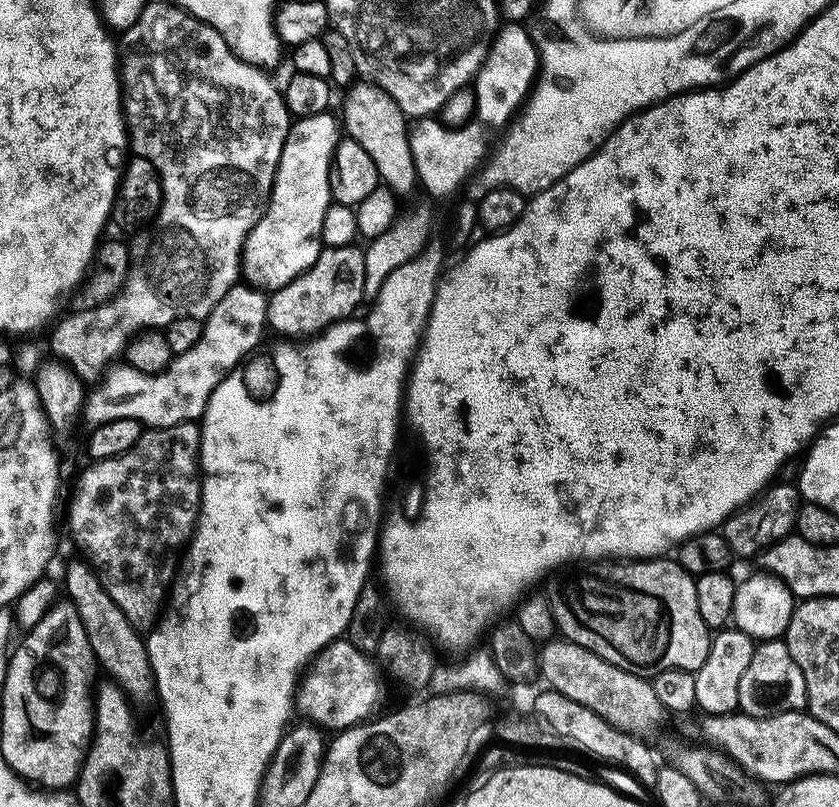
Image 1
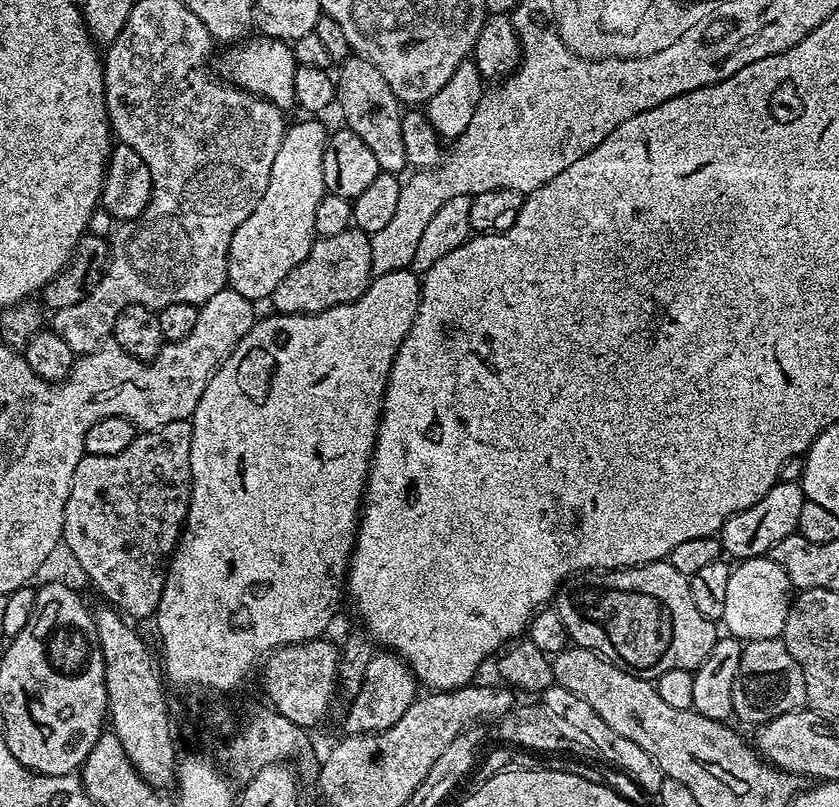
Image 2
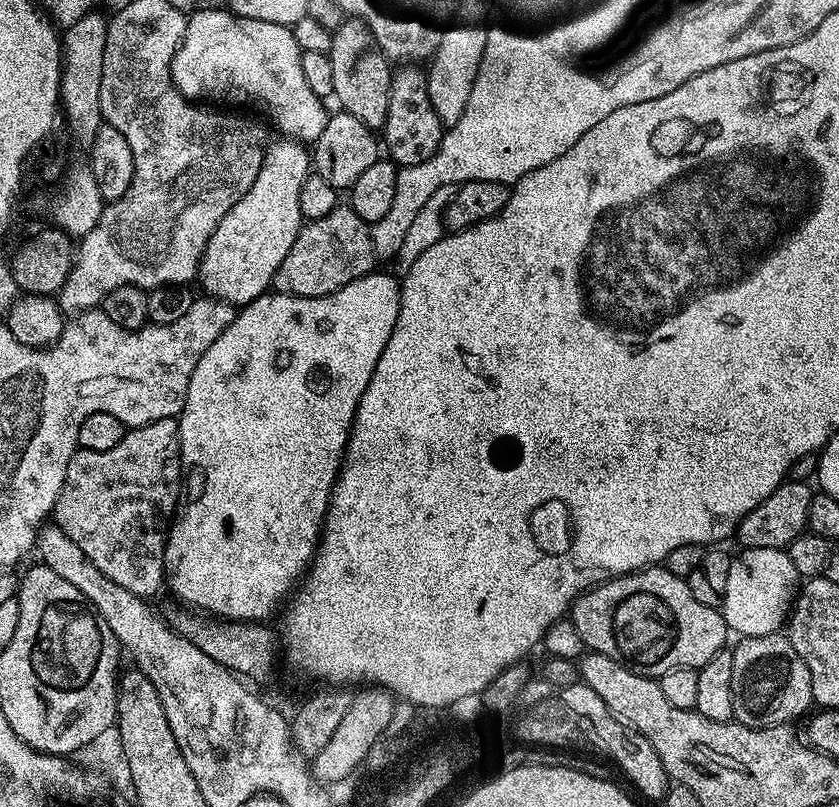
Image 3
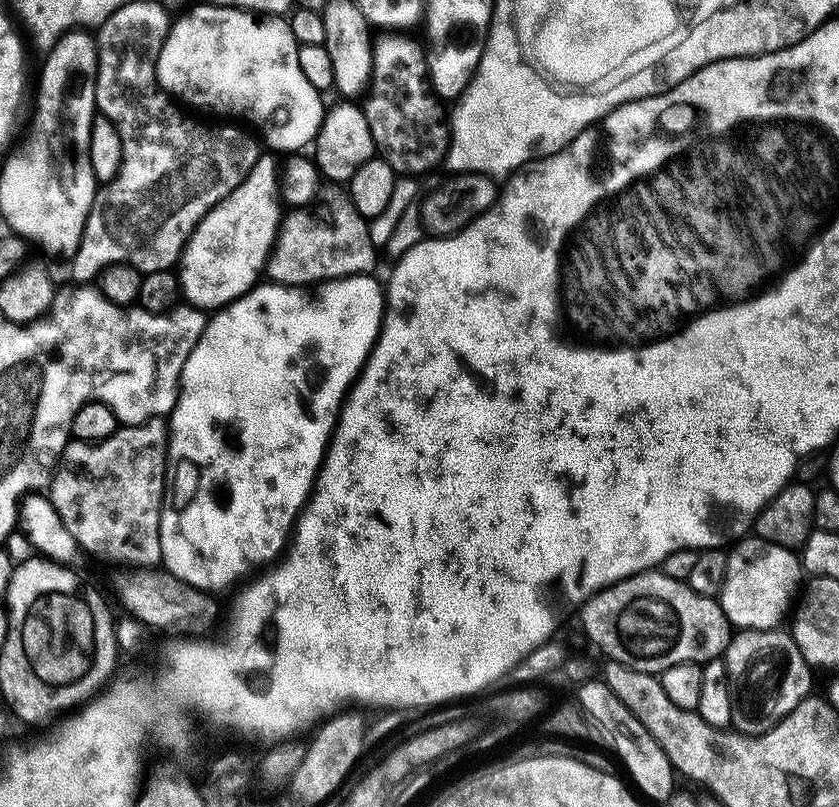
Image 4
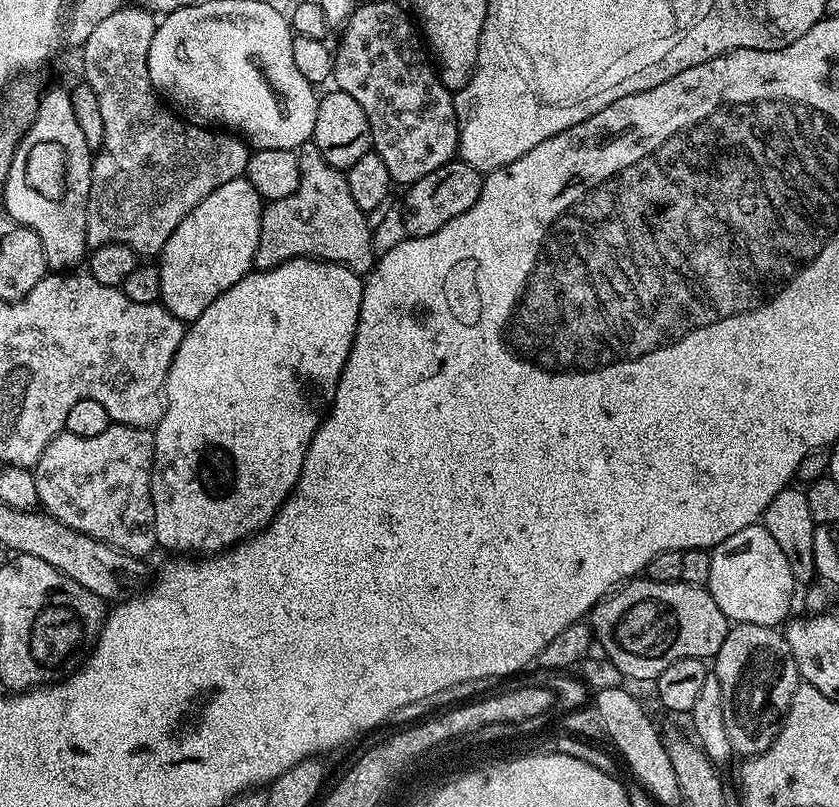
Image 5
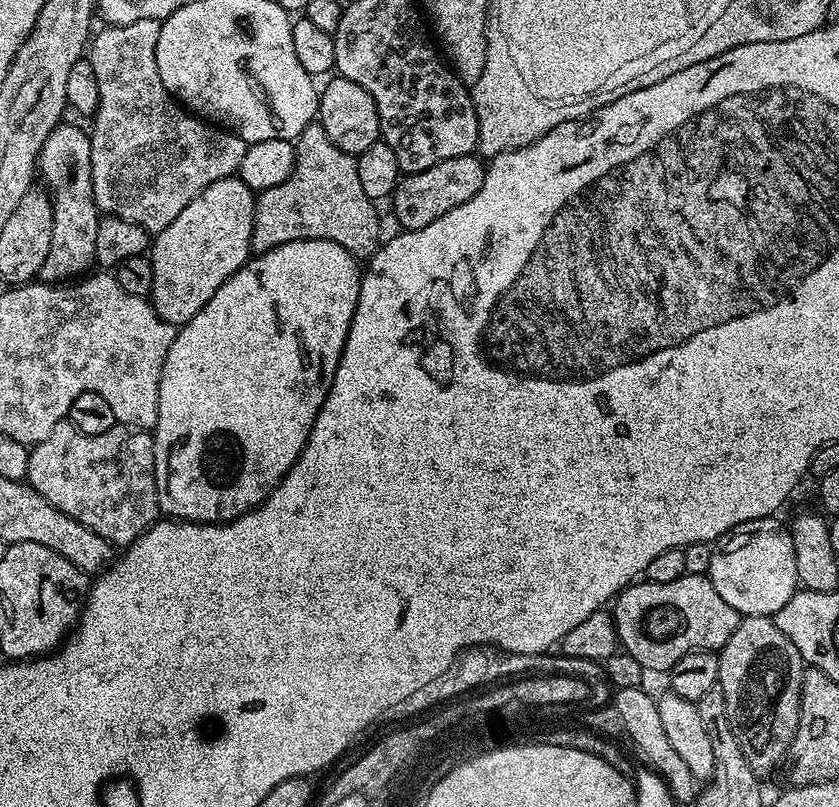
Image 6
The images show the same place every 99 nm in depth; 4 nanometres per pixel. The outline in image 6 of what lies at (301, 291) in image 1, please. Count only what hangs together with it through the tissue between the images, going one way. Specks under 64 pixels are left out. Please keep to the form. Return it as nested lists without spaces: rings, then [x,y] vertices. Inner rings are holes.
[[[318,122],[309,124],[308,129],[296,137],[294,143],[296,165],[292,177],[256,196],[256,213],[252,219],[252,252],[269,252],[286,242],[329,240],[338,242],[338,246],[342,246],[342,250],[346,250],[351,256],[371,257],[381,245],[378,238],[380,212],[374,201],[366,198],[366,193],[362,190],[356,157],[338,150],[338,146],[334,146],[334,142],[326,136],[326,130]]]

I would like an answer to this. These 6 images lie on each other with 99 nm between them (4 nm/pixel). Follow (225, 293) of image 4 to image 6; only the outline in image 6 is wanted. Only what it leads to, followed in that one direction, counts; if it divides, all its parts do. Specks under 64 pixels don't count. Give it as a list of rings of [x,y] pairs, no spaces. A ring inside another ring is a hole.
[[[236,176],[214,182],[202,190],[150,244],[154,270],[152,309],[177,326],[190,322],[214,298],[218,286],[248,263],[252,252],[252,219],[256,196]]]

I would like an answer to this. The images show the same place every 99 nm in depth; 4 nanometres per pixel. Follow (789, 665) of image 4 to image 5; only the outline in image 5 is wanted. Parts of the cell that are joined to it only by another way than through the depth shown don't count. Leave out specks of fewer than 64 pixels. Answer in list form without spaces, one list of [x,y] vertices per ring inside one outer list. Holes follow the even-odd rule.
[[[733,623],[729,627],[726,638],[714,657],[714,675],[724,691],[724,717],[730,734],[733,753],[741,757],[761,756],[776,740],[780,732],[788,707],[796,693],[796,687],[802,682],[800,667],[792,653],[792,647],[787,635],[776,628],[767,628],[757,624]]]

